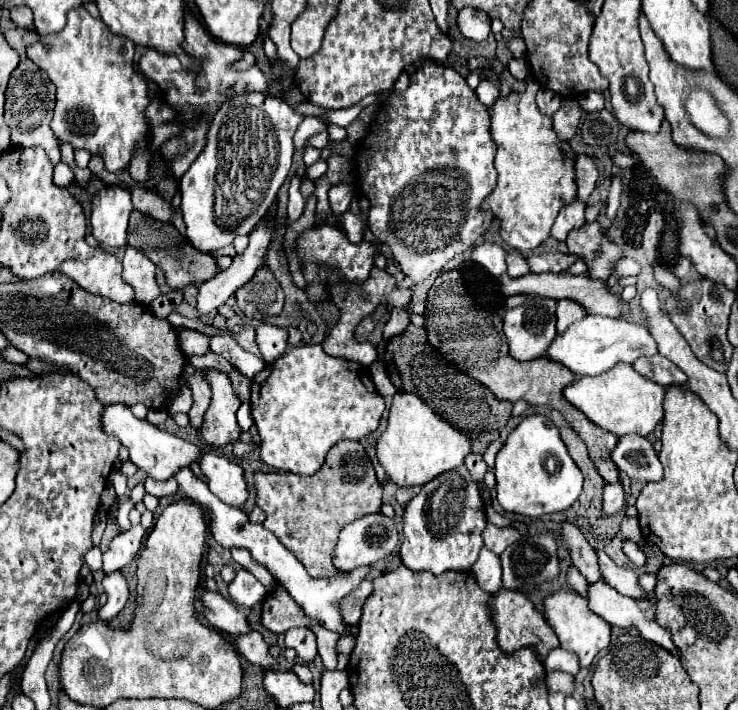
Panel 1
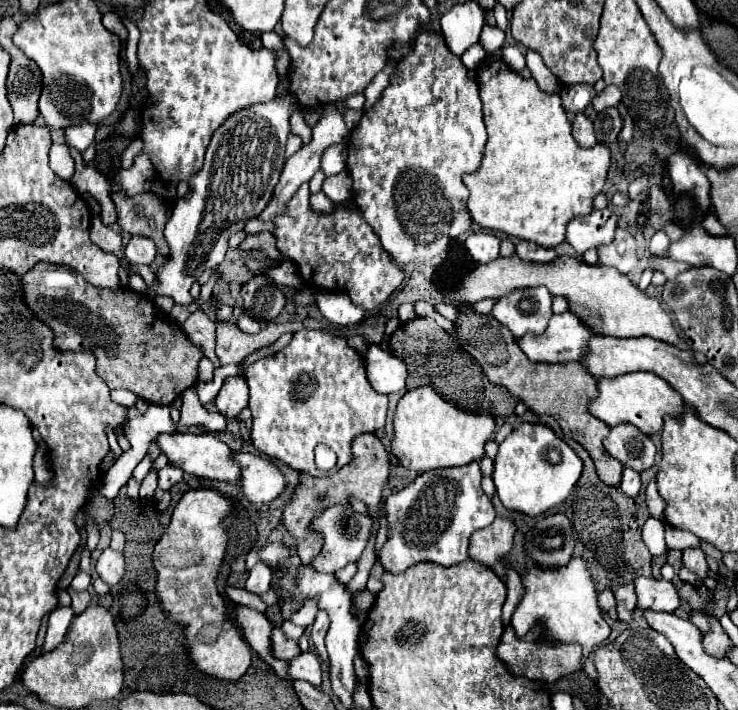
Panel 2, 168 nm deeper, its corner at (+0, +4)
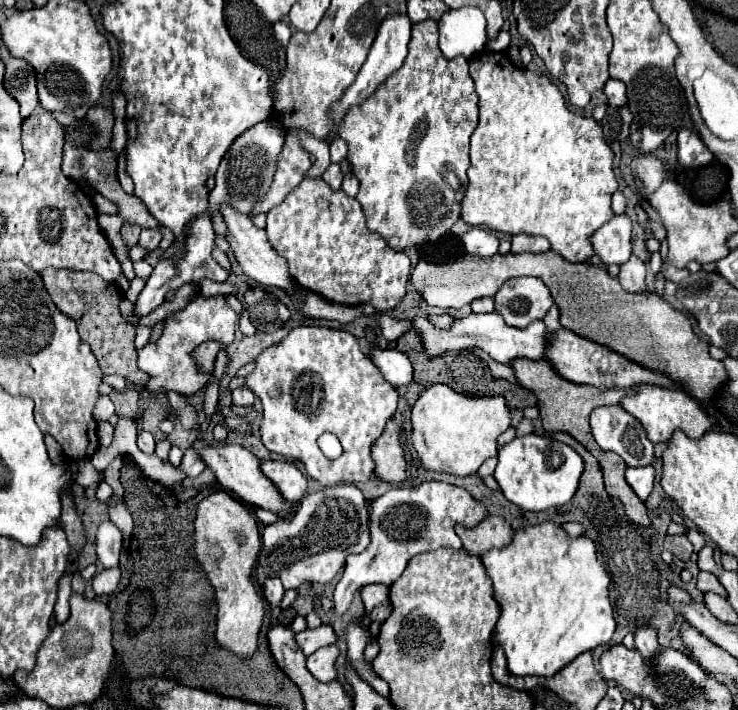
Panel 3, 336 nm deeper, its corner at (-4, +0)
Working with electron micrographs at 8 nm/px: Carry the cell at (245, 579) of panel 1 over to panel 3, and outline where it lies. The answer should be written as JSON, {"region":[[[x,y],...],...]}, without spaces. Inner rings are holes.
{"region":[[[267,579],[263,583],[263,595],[271,605],[279,607],[283,601],[283,595],[285,595],[285,587],[283,587],[281,579]]]}

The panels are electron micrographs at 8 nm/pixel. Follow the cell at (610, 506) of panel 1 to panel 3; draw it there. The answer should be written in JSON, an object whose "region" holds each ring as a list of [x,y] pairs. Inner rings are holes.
{"region":[[[647,465],[647,467],[627,467],[625,479],[631,485],[631,489],[637,493],[637,497],[641,501],[645,501],[649,497],[649,493],[653,491],[655,469],[653,469],[653,465]]]}

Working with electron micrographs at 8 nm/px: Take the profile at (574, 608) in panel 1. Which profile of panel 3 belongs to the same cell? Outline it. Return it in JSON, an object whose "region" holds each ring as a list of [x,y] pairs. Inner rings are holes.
{"region":[[[545,521],[541,525],[517,529],[507,547],[485,551],[481,561],[493,581],[493,595],[501,607],[501,615],[493,629],[493,643],[505,651],[507,671],[511,675],[555,675],[579,653],[591,651],[611,639],[615,619],[607,593],[609,575],[599,563],[597,547],[589,537],[569,537],[561,525]]]}

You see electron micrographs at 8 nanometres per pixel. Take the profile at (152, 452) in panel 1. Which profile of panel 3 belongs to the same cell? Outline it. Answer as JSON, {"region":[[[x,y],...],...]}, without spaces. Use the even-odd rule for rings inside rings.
{"region":[[[223,443],[223,445],[211,445],[211,447],[207,447],[205,451],[201,451],[201,457],[205,459],[207,467],[217,475],[219,483],[221,483],[225,489],[233,491],[233,493],[235,493],[239,499],[243,499],[245,503],[249,503],[249,505],[253,505],[253,507],[267,509],[267,511],[271,511],[271,513],[275,513],[275,515],[279,515],[279,517],[285,517],[285,515],[291,513],[293,505],[287,503],[287,501],[283,499],[281,491],[273,485],[273,481],[269,481],[269,479],[263,475],[263,471],[261,471],[261,461],[259,461],[251,451],[247,451],[245,447],[241,447],[241,445],[227,445],[227,443]]]}

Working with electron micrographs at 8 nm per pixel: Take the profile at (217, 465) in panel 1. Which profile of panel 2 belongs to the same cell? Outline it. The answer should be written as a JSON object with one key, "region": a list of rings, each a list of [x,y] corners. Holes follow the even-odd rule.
{"region":[[[235,453],[233,461],[241,467],[237,487],[249,503],[269,503],[283,491],[285,481],[271,459],[251,453]]]}

